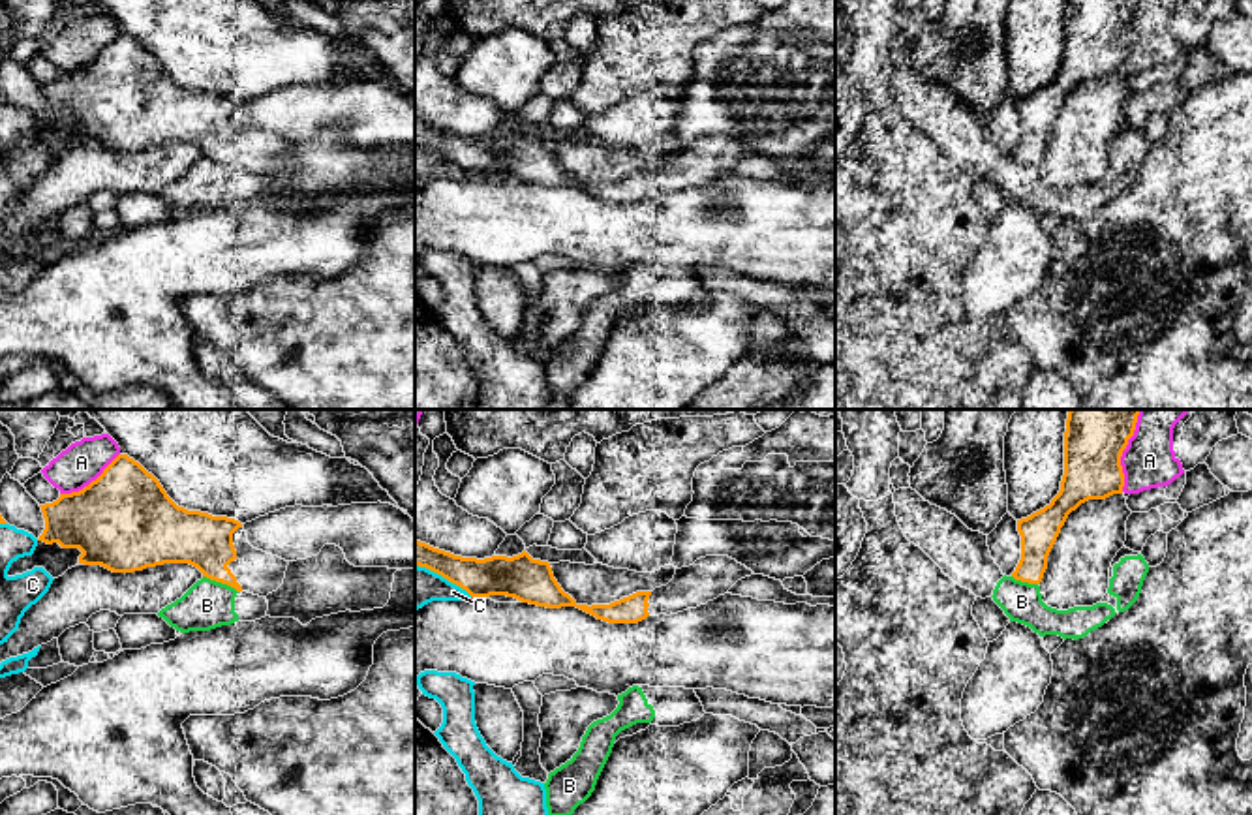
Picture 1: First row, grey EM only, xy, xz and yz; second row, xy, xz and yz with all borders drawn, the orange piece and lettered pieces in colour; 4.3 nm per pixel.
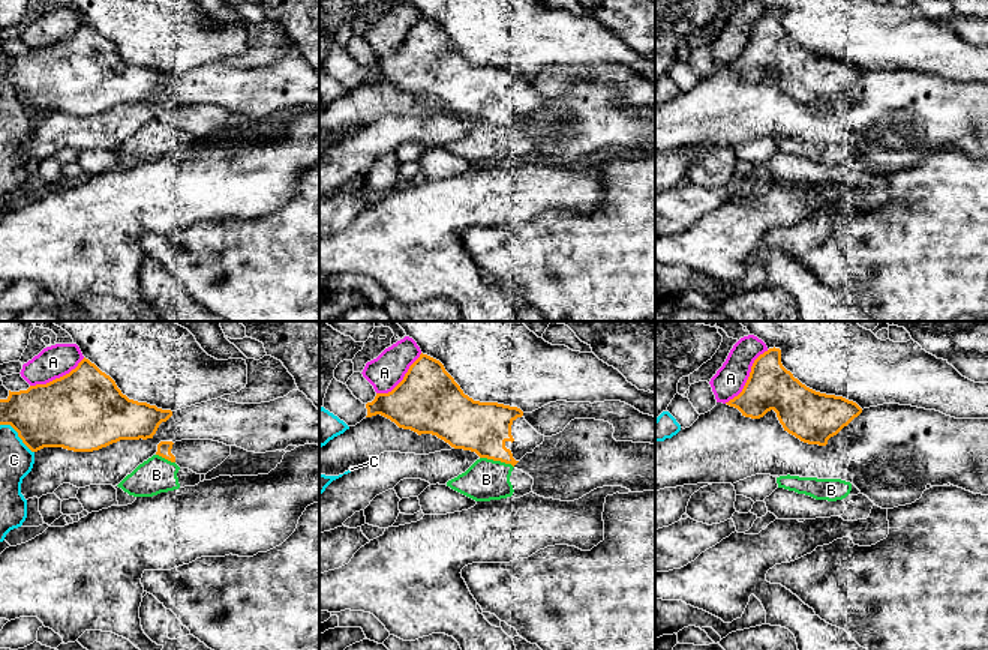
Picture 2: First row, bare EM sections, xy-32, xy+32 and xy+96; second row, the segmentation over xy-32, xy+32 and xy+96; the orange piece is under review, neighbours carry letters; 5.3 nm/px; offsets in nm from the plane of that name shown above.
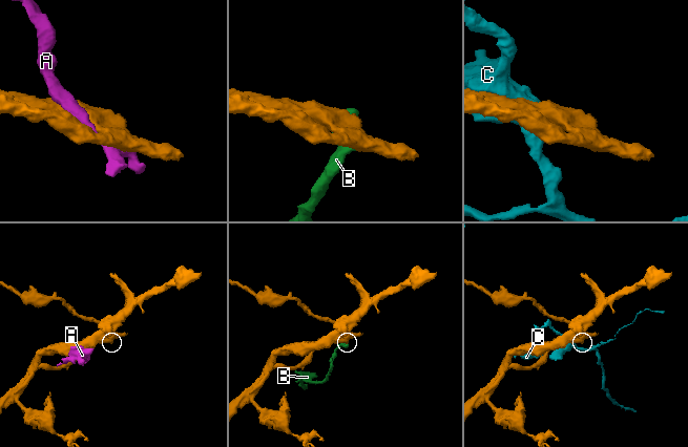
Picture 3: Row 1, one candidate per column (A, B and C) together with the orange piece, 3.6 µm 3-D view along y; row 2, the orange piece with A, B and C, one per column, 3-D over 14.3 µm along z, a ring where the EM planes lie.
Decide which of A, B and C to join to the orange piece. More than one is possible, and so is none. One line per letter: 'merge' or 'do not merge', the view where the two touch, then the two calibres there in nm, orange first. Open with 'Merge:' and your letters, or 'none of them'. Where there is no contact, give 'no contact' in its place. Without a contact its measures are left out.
Merge: none of them
A: do not merge; meets orange in yz; 240 nm thick on the orange side, 220 nm on the other
B: do not merge; meets orange in xy; 240 nm thick on the orange side, 200 nm on the other
C: do not merge; meets orange in xz; 170 nm thick on the orange side, 180 nm on the other

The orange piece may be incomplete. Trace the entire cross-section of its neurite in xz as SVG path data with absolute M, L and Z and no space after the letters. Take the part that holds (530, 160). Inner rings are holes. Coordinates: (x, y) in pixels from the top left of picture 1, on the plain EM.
M415 118L415 145L426 146L466 169L471 177L507 175L522 182L576 186L608 203L638 203L648 195L678 193L725 175L738 160L755 154L728 135L706 135L676 146L674 158L653 171L636 171L610 184L578 184L561 169L548 141L518 135L462 137Z

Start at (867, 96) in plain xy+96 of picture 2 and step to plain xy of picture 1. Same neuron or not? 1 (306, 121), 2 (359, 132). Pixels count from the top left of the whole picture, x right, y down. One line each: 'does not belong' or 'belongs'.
1: does not belong
2: does not belong

